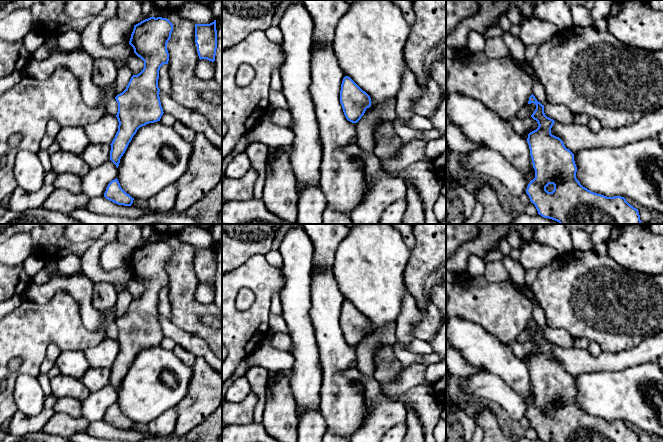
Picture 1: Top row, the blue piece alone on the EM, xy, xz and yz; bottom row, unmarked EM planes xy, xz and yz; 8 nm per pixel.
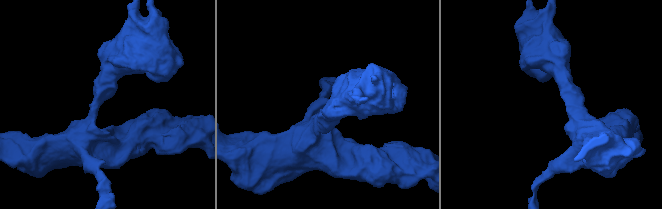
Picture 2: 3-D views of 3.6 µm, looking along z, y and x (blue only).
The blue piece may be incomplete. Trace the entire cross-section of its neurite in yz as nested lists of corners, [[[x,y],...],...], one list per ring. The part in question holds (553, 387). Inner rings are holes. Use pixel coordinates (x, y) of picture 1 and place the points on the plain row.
[[[533,318],[528,325],[528,328],[531,327],[536,329],[531,341],[539,350],[527,362],[535,402],[528,408],[526,417],[538,438],[544,442],[640,442],[638,433],[630,429],[624,421],[607,421],[591,416],[580,408],[576,402],[574,378],[559,361],[551,358],[555,345],[545,339],[544,329]]]

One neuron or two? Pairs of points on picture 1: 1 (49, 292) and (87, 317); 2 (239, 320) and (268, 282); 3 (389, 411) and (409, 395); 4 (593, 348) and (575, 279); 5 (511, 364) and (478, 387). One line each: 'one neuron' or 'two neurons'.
1: one neuron
2: one neuron
3: two neurons
4: two neurons
5: two neurons

